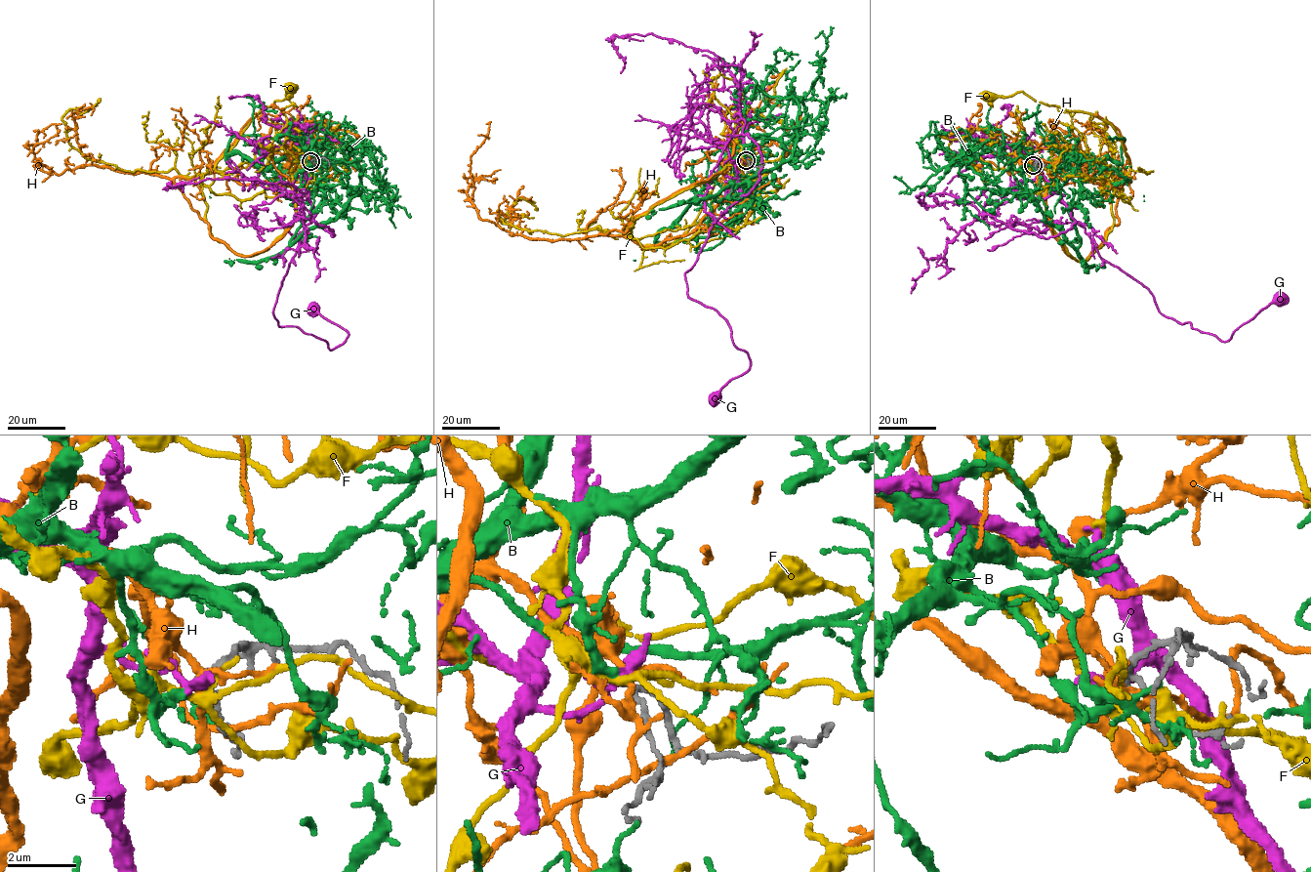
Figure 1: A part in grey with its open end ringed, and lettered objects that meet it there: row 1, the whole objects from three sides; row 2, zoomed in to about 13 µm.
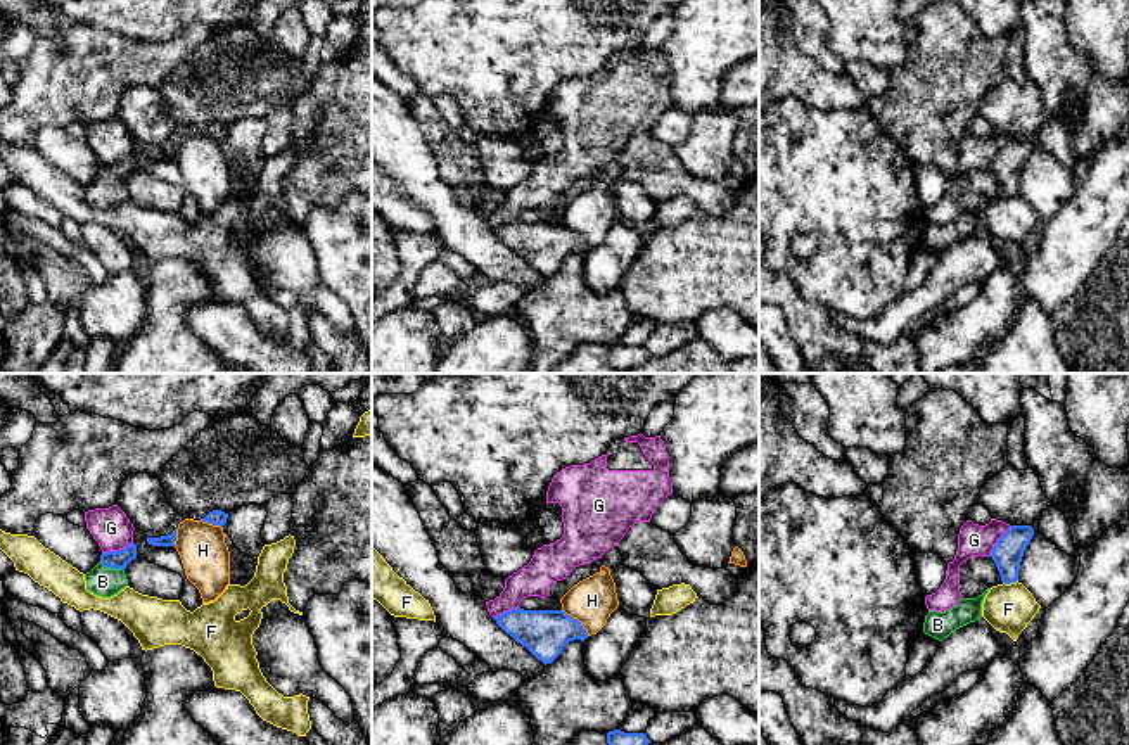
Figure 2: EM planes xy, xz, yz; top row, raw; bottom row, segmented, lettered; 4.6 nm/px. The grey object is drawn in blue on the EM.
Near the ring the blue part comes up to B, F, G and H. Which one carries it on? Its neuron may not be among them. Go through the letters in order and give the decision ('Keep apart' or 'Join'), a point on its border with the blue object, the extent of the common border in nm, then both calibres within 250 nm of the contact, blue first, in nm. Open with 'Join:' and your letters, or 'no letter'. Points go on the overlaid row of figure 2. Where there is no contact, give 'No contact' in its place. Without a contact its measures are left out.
Join: B
B: Join. Touches blue at xy (113, 567). Shared border 120 nm. Thickness 80 nm (blue) against 140 nm
F: Keep apart. Touches blue at yz (1010, 583). Shared border 70 nm. Thickness 140 nm (blue) against 220 nm
G: Keep apart. Touches blue at xy (116, 552). Shared border 160 nm. Thickness 80 nm (blue) against 180 nm
H: Keep apart. Touches blue at xz (578, 621). Shared border 180 nm. Thickness 220 nm (blue) against 220 nm

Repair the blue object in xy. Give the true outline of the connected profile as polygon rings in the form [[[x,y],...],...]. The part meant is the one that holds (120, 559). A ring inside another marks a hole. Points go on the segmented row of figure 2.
[[[131,543],[119,551],[105,551],[100,562],[85,574],[86,589],[97,596],[111,598],[128,586],[126,565],[137,558],[137,544]]]

